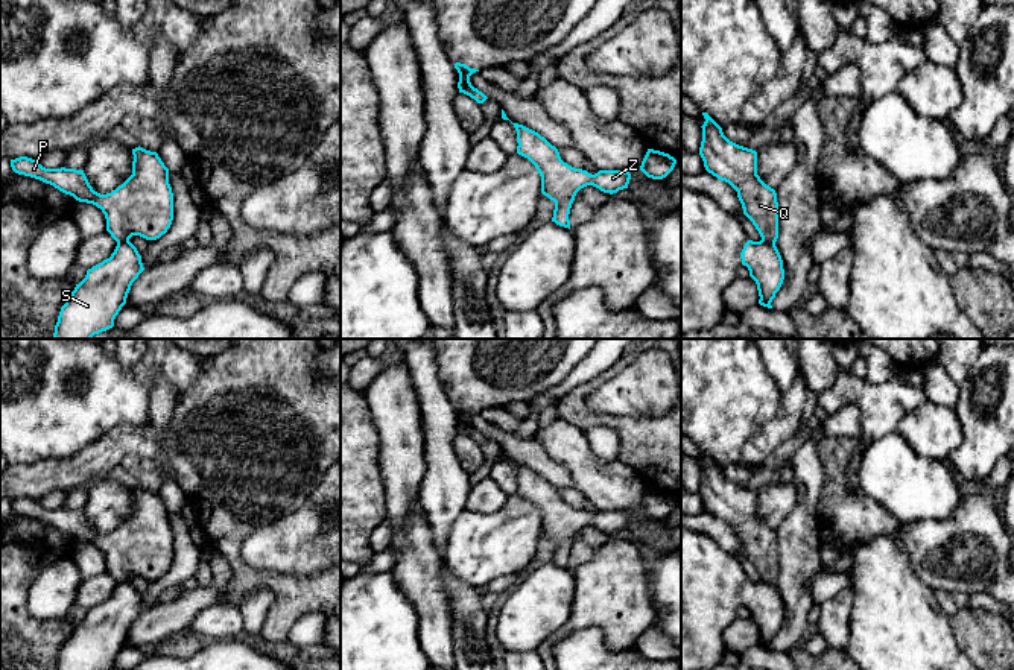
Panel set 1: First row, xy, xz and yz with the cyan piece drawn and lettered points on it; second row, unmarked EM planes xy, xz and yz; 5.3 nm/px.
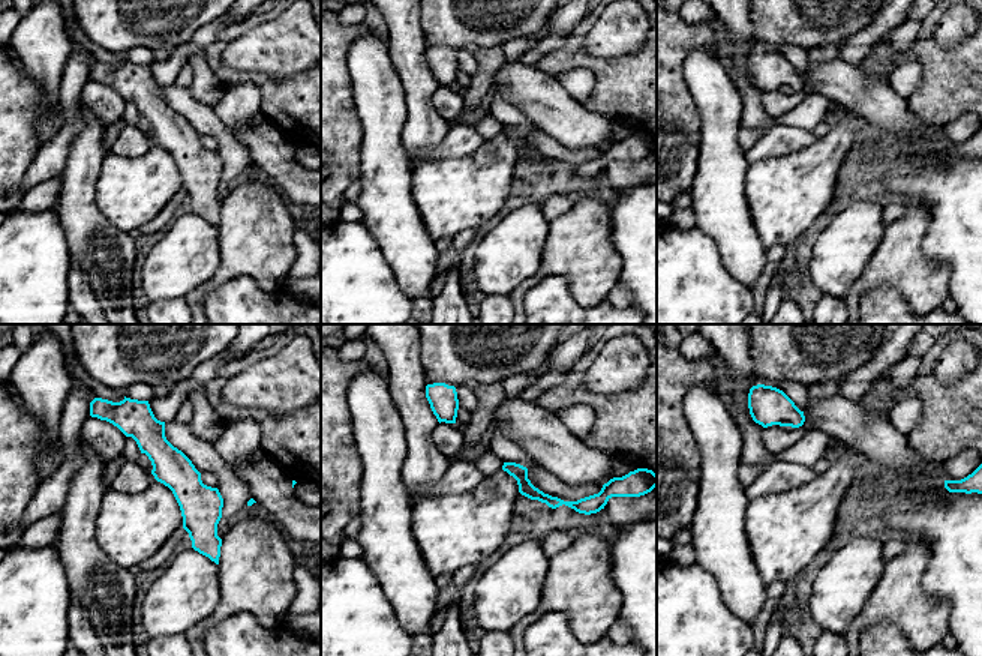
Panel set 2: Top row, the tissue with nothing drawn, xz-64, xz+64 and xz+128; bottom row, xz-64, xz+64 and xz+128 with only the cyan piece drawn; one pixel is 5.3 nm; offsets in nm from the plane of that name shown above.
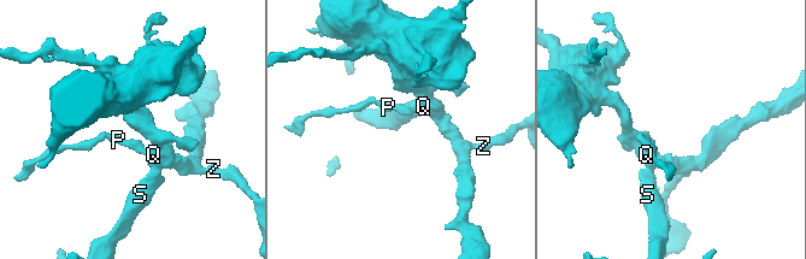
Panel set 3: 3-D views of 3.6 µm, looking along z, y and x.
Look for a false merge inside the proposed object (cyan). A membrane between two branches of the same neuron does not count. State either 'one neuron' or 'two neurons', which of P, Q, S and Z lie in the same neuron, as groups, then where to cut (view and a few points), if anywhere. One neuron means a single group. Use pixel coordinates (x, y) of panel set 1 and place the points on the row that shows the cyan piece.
two neurons; groups P Q Z / S; cut yz (762, 239), (774, 243)

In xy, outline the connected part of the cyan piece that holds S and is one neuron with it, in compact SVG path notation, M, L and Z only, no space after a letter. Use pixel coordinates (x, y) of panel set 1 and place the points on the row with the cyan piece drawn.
M131 242L117 243L109 258L87 270L61 307L53 339L91 339L114 327L132 283L144 270Z

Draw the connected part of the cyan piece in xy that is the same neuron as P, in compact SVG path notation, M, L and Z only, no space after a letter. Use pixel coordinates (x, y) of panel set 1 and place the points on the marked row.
M138 146L132 149L132 155L132 175L106 194L93 190L84 170L46 169L38 160L27 156L11 160L11 167L18 175L40 179L79 202L100 208L106 231L117 243L129 242L132 235L157 240L167 232L173 220L169 169L157 152Z

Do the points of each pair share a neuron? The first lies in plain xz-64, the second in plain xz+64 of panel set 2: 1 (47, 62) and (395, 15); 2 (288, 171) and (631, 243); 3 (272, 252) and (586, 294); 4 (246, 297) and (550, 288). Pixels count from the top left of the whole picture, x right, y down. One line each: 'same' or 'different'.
1: different
2: different
3: same
4: same

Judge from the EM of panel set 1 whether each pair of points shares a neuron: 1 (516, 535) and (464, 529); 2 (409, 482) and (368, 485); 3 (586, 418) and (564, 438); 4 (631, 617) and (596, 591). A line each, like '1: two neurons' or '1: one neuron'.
1: one neuron
2: two neurons
3: two neurons
4: one neuron

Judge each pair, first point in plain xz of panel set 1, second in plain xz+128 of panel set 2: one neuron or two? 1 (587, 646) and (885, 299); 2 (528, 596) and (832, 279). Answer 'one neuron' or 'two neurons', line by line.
1: one neuron
2: one neuron

